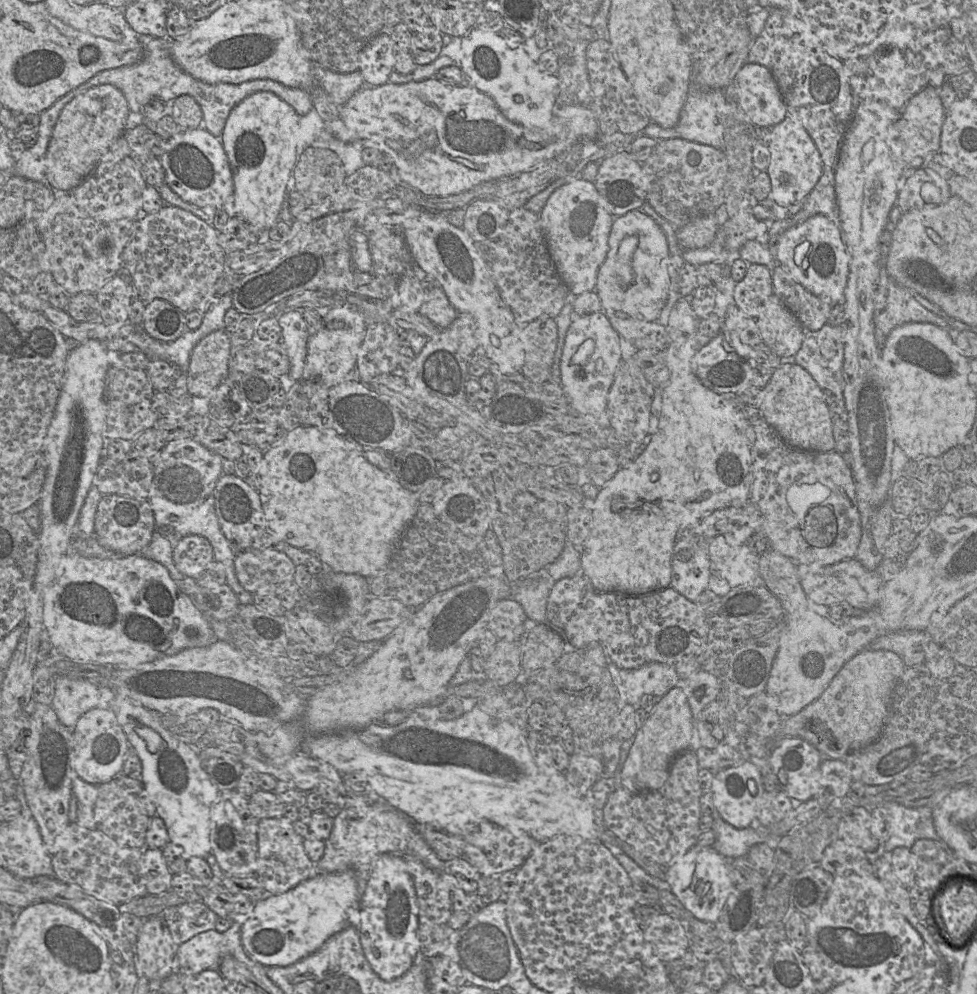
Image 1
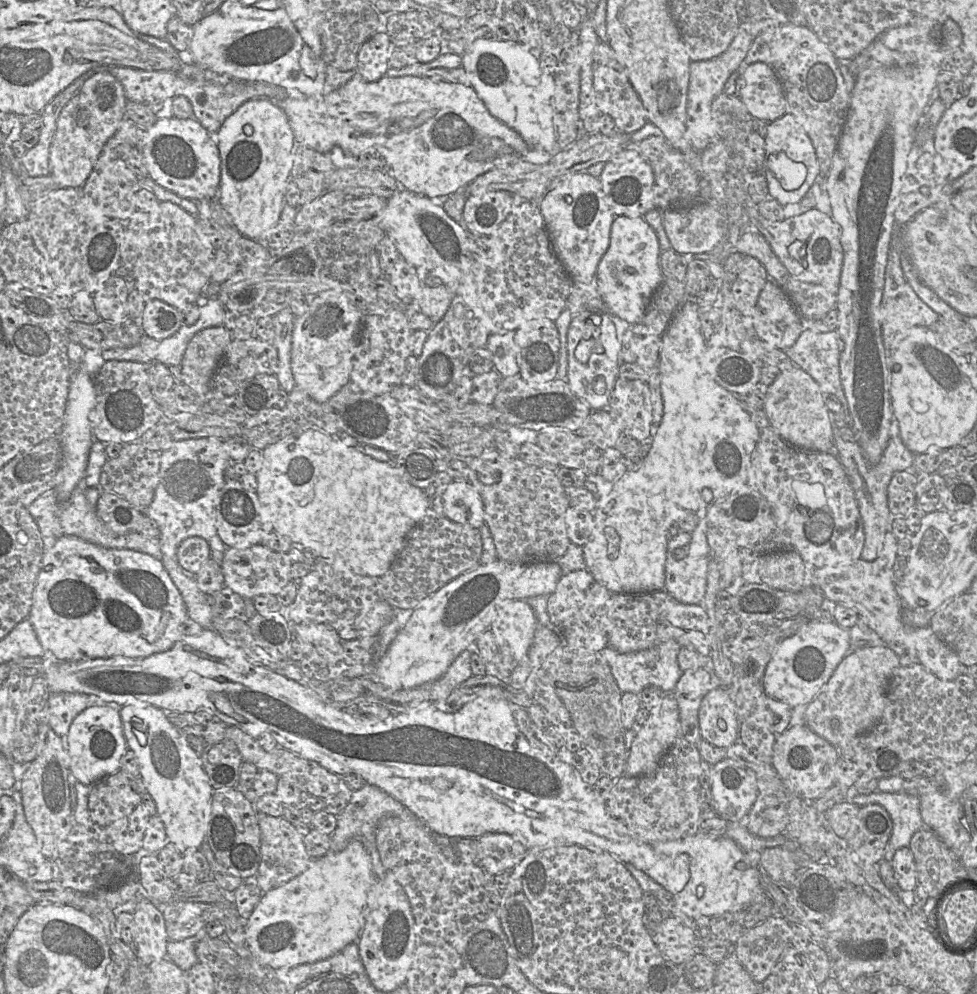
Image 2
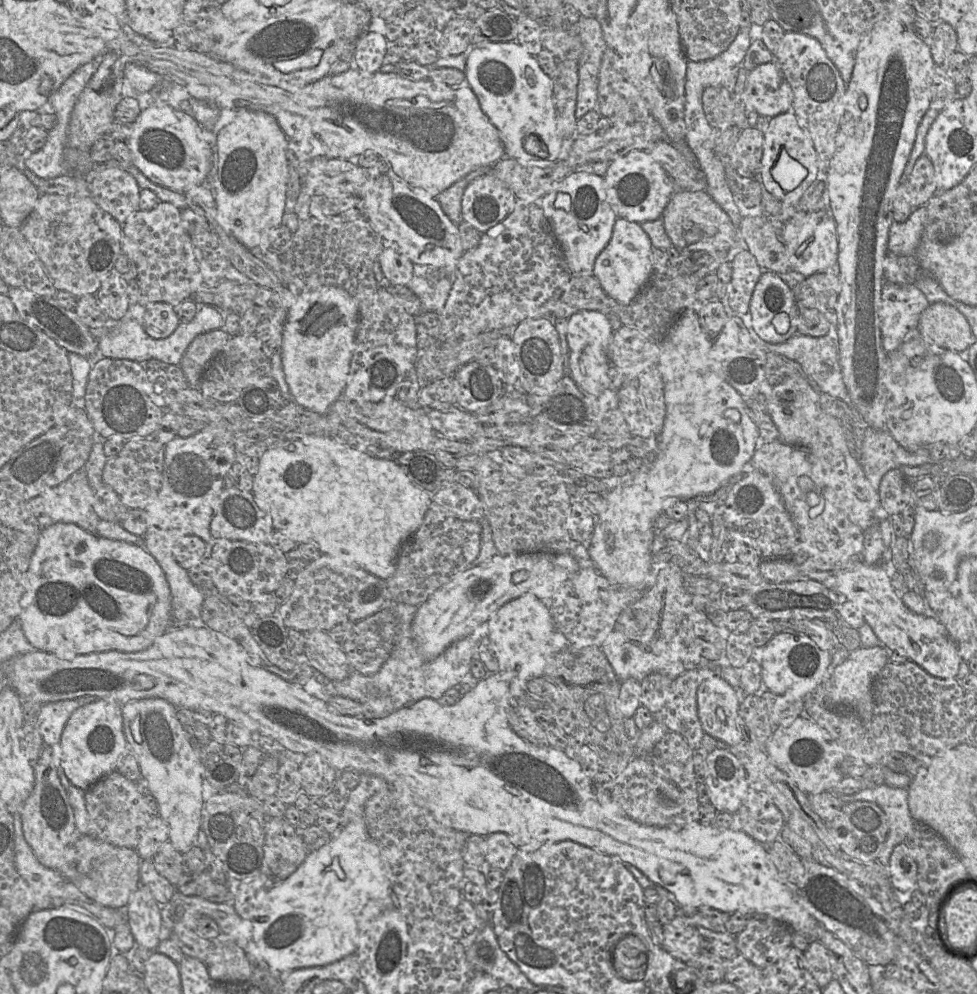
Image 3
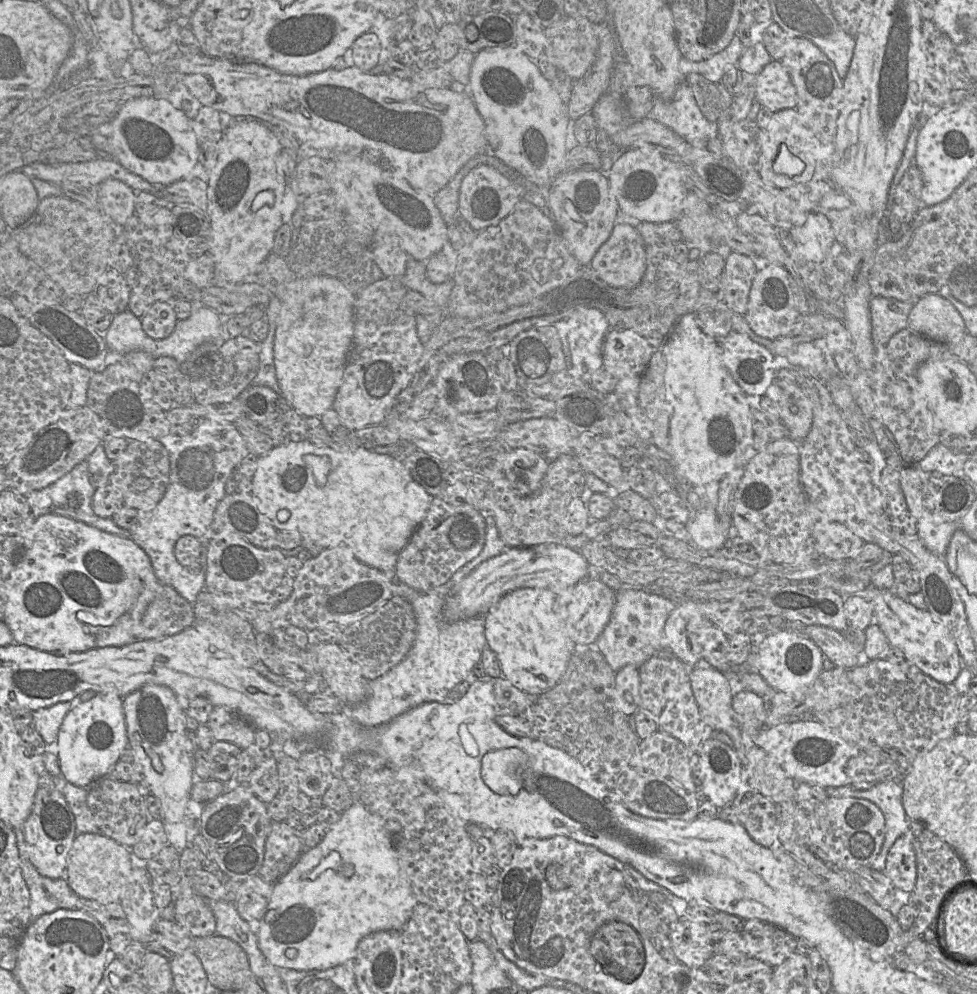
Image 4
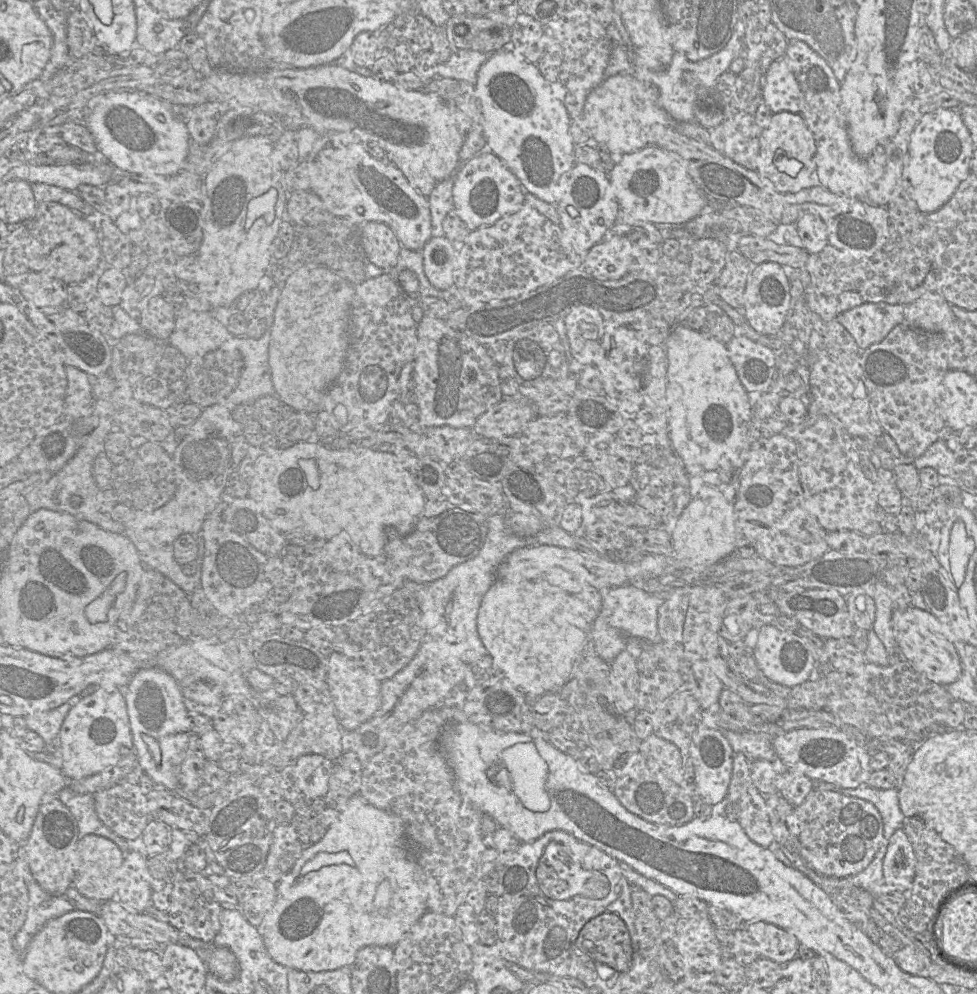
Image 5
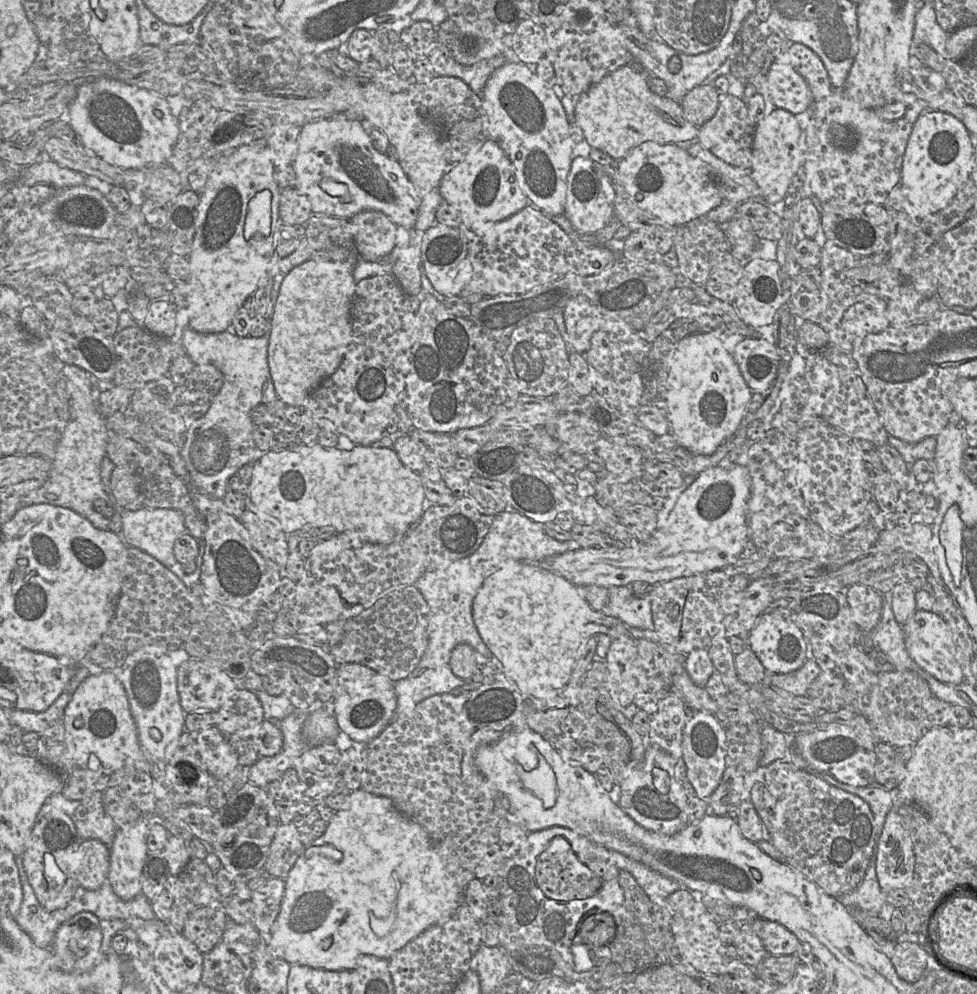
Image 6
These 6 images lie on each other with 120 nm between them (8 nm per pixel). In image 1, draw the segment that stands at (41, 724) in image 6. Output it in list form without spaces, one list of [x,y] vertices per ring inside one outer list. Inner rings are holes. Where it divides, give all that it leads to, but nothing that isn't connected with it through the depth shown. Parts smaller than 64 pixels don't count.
[[[56,676],[51,706],[65,727],[72,729],[83,714],[97,707],[99,700],[100,688],[90,680]]]

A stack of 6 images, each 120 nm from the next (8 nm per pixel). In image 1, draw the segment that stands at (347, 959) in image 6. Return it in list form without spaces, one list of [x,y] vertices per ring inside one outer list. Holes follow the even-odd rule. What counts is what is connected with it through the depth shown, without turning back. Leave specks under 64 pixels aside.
[[[353,870],[318,873],[289,891],[255,902],[251,913],[242,920],[241,942],[251,959],[265,967],[292,965],[319,950],[334,934],[348,926],[348,914],[360,904],[361,892]]]

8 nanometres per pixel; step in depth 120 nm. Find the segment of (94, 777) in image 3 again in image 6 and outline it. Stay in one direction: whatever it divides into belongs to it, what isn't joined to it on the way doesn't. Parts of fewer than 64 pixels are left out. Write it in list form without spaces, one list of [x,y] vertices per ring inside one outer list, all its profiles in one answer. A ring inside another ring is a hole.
[[[112,671],[89,675],[79,685],[64,710],[63,722],[65,740],[72,751],[76,767],[88,768],[89,756],[94,754],[104,768],[121,768],[124,764],[133,764],[136,772],[149,773],[150,765],[138,740],[126,690]],[[76,717],[83,719],[81,728],[73,725]]]

